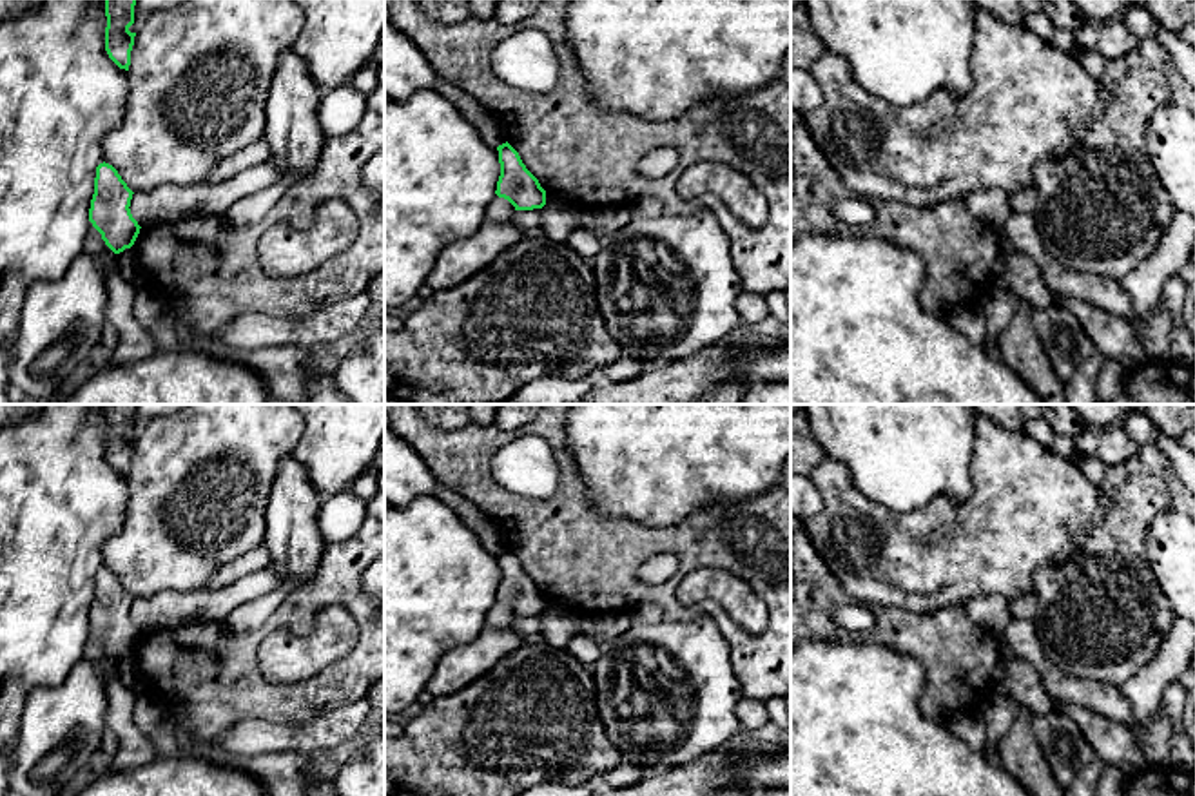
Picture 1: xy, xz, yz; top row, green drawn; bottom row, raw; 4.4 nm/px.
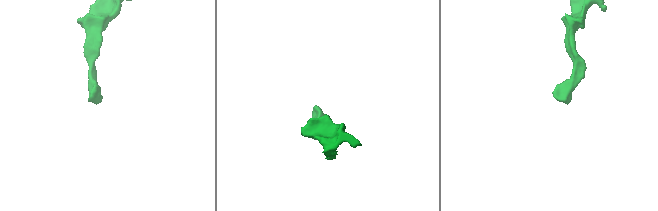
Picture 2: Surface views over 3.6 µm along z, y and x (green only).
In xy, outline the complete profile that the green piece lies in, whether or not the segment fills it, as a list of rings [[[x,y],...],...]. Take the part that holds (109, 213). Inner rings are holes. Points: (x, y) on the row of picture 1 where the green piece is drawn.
[[[112,165],[96,167],[89,221],[114,254],[131,248],[141,228],[129,209],[132,194]]]

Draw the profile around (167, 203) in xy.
[[[263,163],[216,185],[203,181],[190,187],[145,189],[132,194],[129,209],[141,228],[196,216],[225,214],[238,199],[268,189],[279,176],[274,165]]]

